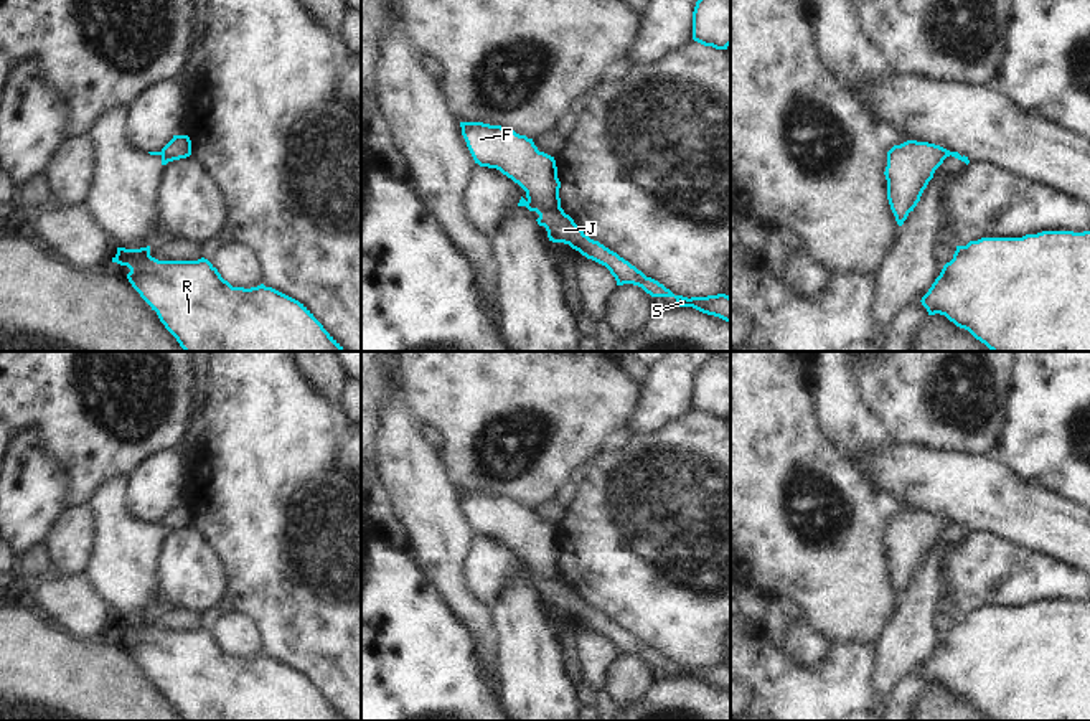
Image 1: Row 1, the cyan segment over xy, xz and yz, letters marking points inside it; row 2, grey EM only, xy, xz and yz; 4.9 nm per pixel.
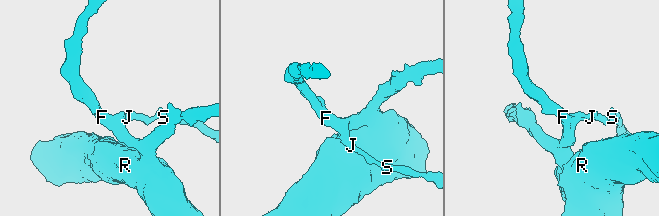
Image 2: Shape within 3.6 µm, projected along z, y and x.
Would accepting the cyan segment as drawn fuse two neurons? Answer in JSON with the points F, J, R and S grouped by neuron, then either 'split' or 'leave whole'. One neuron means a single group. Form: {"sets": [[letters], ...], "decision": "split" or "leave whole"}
{"sets": [["F", "R"], ["J", "S"]], "decision": "split"}

